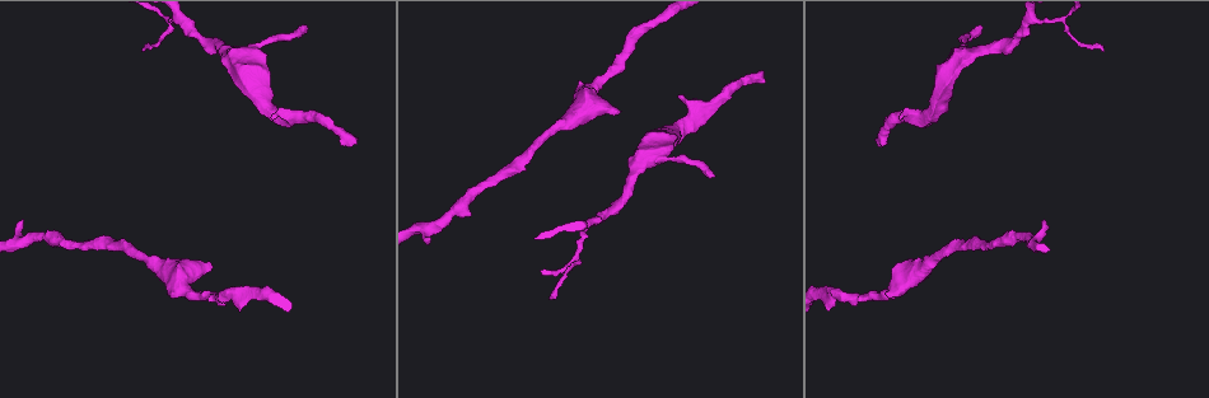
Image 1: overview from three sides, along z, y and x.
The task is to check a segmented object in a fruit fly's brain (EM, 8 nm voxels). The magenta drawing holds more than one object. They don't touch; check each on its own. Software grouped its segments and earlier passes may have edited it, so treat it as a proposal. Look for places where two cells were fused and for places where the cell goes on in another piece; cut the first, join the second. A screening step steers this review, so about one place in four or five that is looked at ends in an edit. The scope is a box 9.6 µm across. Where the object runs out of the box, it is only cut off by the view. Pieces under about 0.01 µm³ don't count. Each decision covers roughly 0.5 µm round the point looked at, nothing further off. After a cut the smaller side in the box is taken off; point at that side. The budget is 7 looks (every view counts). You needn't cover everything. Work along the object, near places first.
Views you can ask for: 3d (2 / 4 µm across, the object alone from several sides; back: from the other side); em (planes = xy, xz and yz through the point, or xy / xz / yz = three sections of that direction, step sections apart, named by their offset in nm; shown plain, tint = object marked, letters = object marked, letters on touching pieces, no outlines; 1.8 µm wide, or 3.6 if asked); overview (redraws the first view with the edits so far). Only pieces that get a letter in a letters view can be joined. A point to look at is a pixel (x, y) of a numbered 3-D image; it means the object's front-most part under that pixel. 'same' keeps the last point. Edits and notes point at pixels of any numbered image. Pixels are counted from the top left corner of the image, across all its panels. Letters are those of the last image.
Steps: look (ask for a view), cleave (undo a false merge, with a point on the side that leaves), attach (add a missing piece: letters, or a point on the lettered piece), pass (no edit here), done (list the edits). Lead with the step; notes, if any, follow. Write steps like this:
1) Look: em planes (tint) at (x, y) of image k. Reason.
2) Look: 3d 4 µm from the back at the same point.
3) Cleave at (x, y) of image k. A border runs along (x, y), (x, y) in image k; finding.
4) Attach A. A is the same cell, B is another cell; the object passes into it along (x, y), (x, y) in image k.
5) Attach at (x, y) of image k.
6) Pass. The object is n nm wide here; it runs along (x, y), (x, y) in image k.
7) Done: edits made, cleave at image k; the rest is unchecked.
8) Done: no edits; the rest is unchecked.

Look: em xz step 8 (letters) at (764, 74) of image 1.

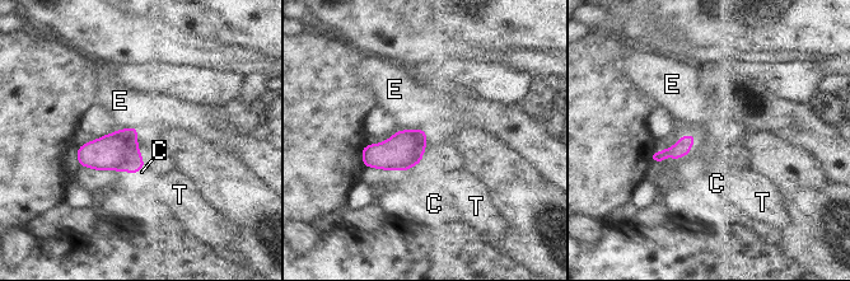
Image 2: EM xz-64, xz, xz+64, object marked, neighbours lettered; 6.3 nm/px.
Look: em yz step 16 (letters) at the same point. Another direction.

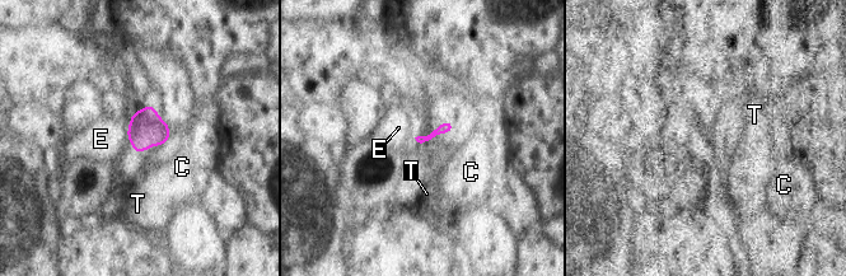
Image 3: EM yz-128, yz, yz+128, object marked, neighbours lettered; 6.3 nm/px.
Pass. C, E and T are other cells; a border runs along (456, 126), (421, 144) in image 3; none of them fits.

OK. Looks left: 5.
Look: em xy step 4 (letters) at (304, 29) of image 1.

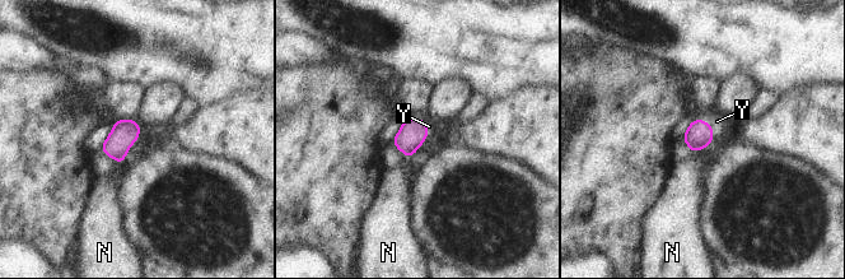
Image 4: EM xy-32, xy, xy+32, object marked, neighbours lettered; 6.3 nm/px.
Look: em planes (letters) at the same point. Another direction.

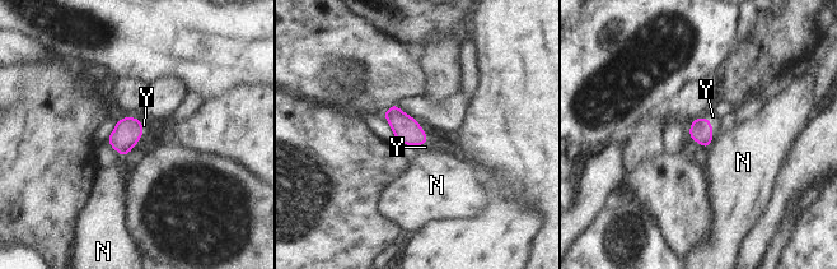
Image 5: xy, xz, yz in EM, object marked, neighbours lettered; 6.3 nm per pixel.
Attach Y. Y is the same cell, N is another cell; the object passes into it along (701, 130), (711, 128), (712, 116) in image 5; it goes on there.

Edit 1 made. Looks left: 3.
Look: overview. Redraw.

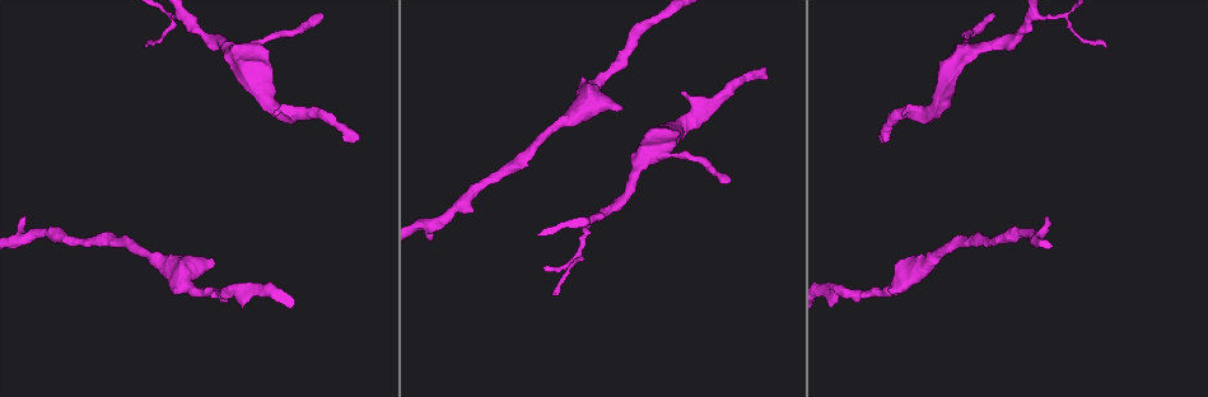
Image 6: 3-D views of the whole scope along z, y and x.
Look: em planes (plain) at (1104, 45) of image 6. Thin end.

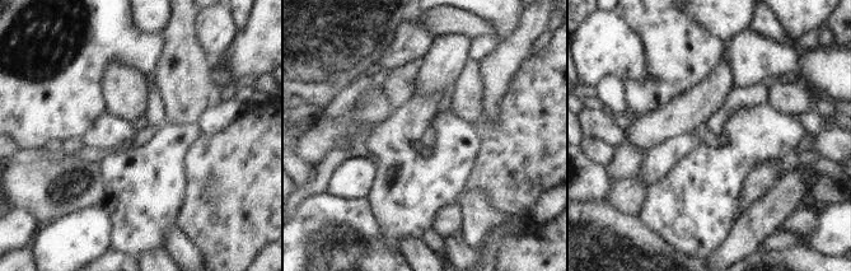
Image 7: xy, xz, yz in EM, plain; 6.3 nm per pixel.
Look: em planes (letters) at the same point.

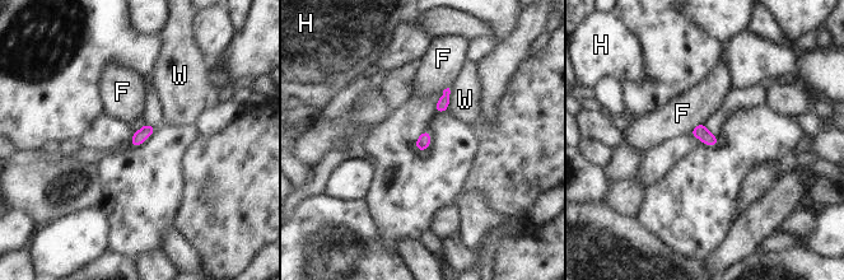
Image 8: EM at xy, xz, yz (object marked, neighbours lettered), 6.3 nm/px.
Pass. The object is 80 nm wide here; F, H and W are other cells; none of them fits.

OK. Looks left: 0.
Done: edits made, attach at image 5; the rest is unchecked.

